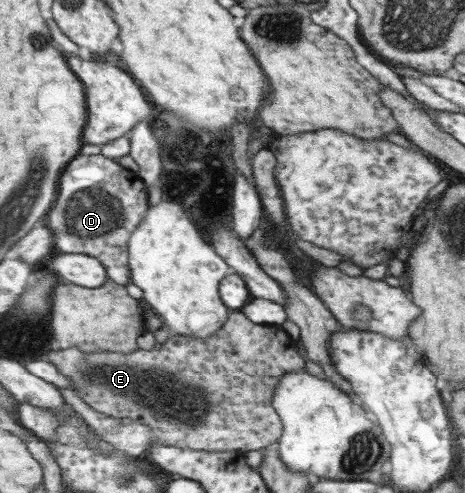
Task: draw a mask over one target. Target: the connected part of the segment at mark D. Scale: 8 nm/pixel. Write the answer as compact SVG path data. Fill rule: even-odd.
M101 153L96 155L75 155L63 170L63 182L59 182L59 198L51 205L51 214L47 214L45 224L49 229L55 230L53 245L57 253L85 254L92 256L105 267L107 278L120 285L126 286L129 280L129 250L128 243L135 229L142 224L143 217L147 214L147 194L141 178L136 172L124 169L119 163L114 162Z

